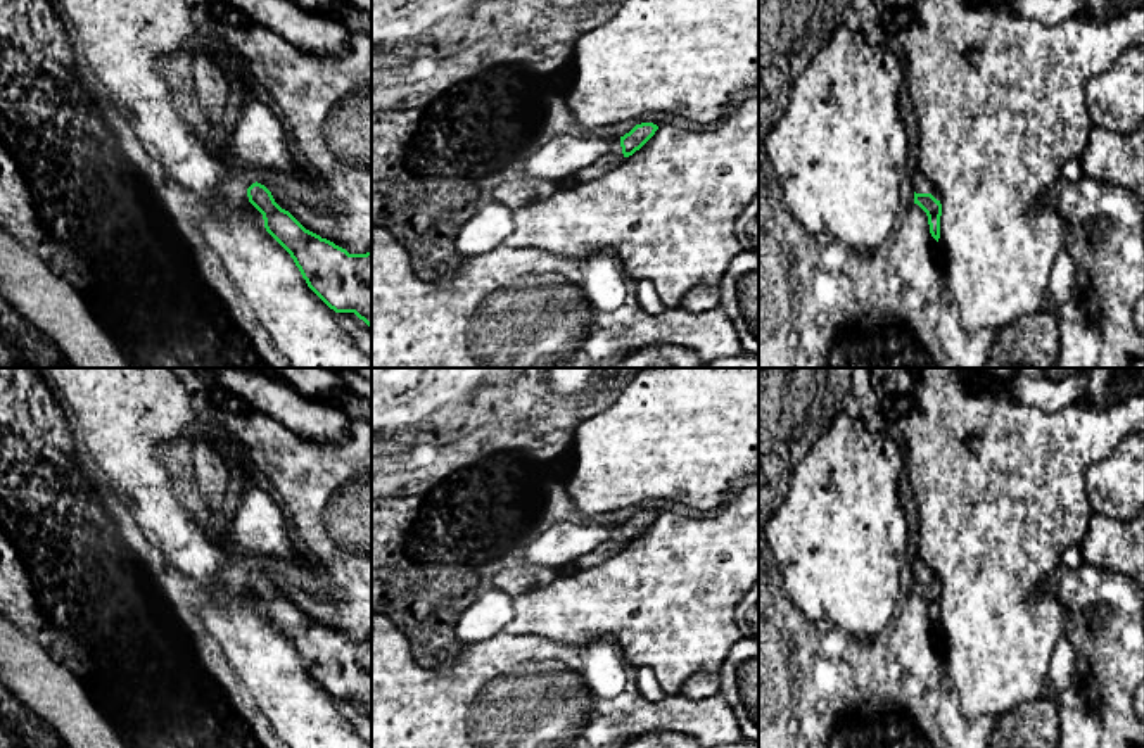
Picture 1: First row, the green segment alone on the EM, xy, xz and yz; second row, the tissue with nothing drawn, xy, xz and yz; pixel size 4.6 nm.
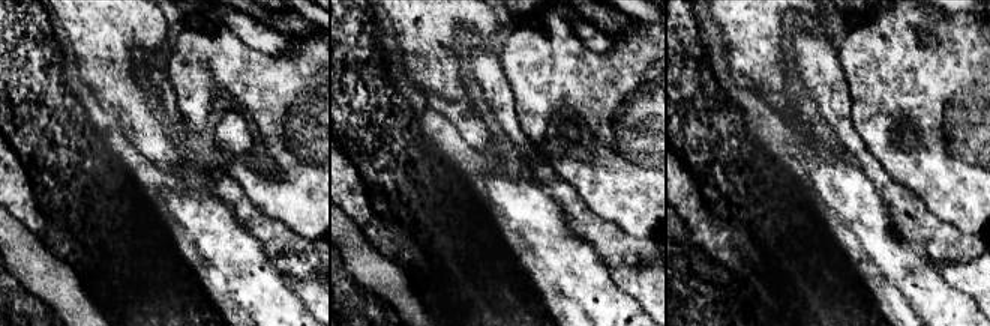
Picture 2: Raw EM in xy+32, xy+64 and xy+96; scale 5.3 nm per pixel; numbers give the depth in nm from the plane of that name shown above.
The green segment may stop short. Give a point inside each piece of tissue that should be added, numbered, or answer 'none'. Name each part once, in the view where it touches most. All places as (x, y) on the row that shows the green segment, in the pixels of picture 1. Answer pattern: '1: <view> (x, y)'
1: yz (920, 183)

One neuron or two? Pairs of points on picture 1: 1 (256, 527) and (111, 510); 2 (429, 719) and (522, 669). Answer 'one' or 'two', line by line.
1: two
2: one

